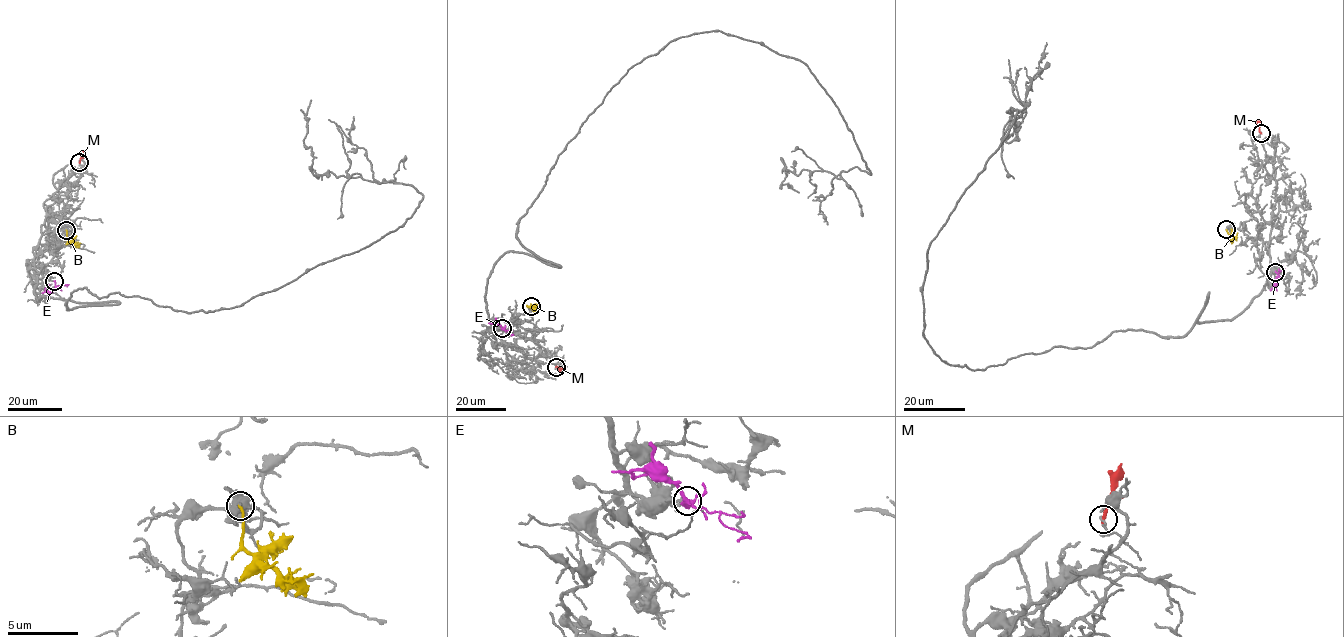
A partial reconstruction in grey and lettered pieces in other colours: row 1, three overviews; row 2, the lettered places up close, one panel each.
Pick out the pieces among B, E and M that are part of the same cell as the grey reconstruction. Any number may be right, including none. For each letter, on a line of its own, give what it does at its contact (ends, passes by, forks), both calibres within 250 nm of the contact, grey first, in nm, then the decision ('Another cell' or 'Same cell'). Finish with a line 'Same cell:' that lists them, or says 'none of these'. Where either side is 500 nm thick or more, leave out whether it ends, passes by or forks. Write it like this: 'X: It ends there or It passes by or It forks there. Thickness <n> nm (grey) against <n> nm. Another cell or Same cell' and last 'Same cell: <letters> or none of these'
B: It ends there. Thickness 300 nm (grey) against 190 nm. Another cell
E: It ends there. Thickness 190 nm (grey) against 200 nm. Same cell
M: It ends there. Thickness 130 nm (grey) against 240 nm. Another cell
Same cell: E

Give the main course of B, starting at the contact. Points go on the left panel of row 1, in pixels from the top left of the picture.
B: (66, 230), (68, 239), (80, 243)

